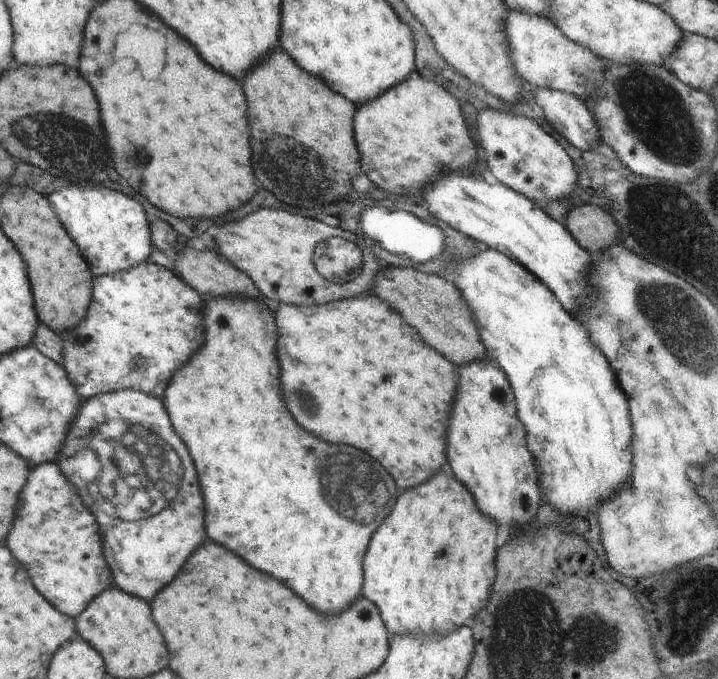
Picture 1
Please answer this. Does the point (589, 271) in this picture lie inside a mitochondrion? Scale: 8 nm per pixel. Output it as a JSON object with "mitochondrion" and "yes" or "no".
{"mitochondrion":"no"}

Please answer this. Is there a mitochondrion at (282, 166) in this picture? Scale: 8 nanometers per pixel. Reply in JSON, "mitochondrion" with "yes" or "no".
{"mitochondrion":"yes"}

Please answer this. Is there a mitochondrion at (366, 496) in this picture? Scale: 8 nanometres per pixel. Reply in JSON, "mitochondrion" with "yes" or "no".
{"mitochondrion":"yes"}

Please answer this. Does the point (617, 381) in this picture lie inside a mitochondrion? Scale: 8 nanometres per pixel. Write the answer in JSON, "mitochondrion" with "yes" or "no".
{"mitochondrion":"no"}

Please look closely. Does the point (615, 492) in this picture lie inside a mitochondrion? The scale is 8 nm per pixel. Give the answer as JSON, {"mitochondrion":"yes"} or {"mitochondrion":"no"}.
{"mitochondrion":"no"}

